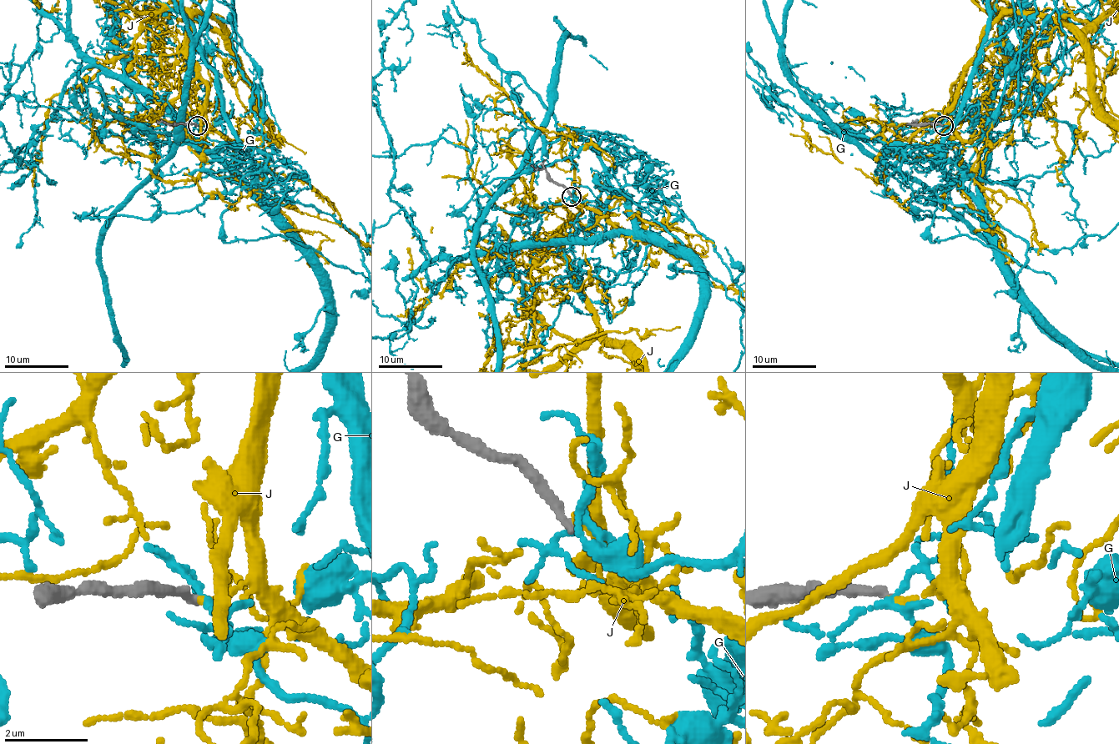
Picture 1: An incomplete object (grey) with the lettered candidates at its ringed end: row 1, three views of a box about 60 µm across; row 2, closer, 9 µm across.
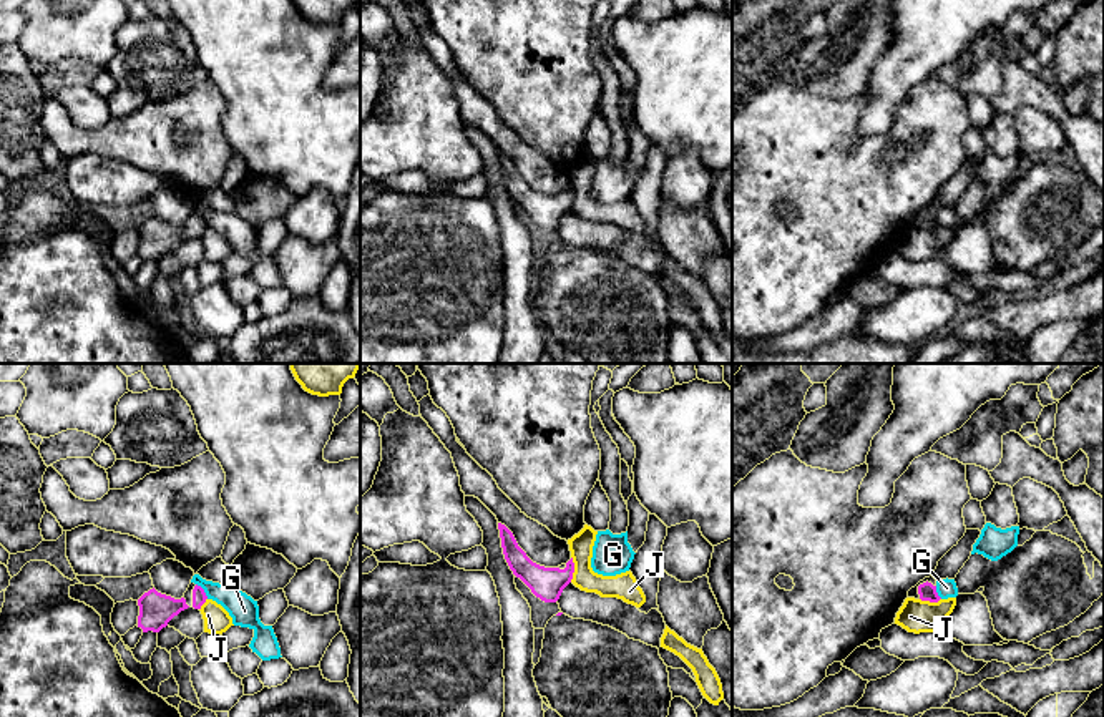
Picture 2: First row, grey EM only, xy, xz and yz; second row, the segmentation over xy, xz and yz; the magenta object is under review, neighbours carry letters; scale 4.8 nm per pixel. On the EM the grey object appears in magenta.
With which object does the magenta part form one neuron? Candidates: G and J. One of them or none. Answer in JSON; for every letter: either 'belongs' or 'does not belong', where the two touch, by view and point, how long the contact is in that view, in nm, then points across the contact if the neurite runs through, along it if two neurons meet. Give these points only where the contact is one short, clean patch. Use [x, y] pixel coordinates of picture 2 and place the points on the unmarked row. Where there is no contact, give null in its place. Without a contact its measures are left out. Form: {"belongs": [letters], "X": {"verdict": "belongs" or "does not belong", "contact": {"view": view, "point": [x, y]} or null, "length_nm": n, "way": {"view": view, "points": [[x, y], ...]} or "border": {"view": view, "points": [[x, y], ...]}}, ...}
{"belongs": [], "G": {"verdict": "does not belong", "contact": {"view": "xy", "point": [203, 219]}, "length_nm": 100, "border": {"view": "xy", "points": [[196, 211], [208, 226]]}}, "J": {"verdict": "does not belong", "contact": {"view": "xz", "point": [573, 198]}, "length_nm": 130, "border": {"view": "xz", "points": [[571, 185], [573, 206], [570, 209]]}}}

